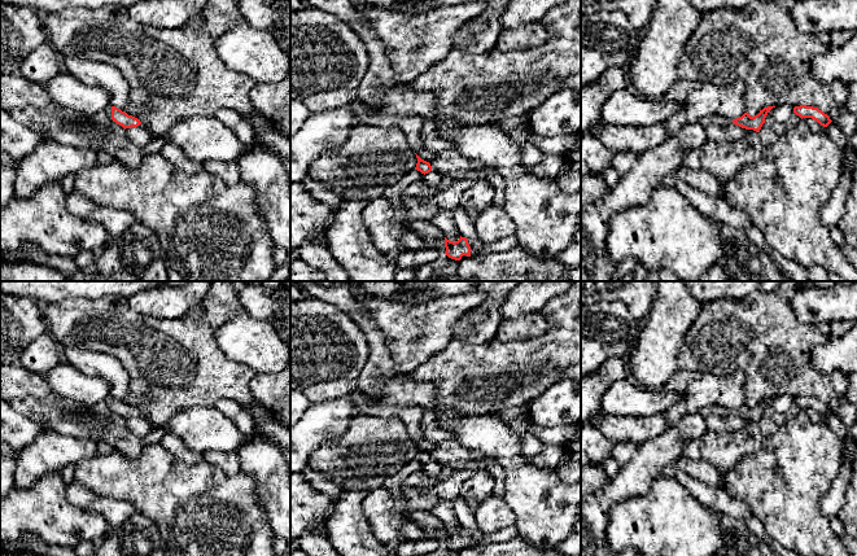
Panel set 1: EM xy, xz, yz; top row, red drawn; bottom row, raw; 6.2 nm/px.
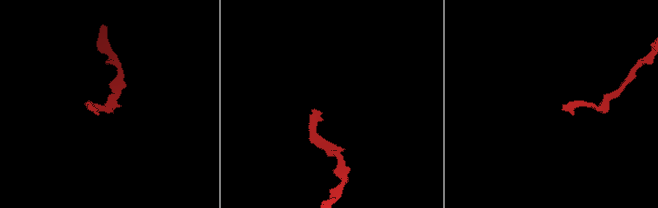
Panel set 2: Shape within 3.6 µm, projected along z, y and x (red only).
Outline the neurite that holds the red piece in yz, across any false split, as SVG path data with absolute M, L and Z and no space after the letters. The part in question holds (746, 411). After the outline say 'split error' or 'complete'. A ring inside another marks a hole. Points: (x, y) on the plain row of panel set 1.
M768 397L764 398L762 400L760 400L760 403L755 407L751 407L747 403L744 403L742 407L736 408L733 411L734 415L745 419L745 420L753 420L756 423L760 423L762 415L765 413L765 408L768 406L768 403L775 397Z | complete

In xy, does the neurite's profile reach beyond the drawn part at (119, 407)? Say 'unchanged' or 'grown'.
grown

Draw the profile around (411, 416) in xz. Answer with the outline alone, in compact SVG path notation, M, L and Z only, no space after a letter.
M359 388L353 390L349 395L351 400L363 408L366 415L375 415L382 417L398 417L406 425L410 438L424 451L432 452L437 443L429 442L421 430L423 407L420 406L379 406L375 397L370 397Z

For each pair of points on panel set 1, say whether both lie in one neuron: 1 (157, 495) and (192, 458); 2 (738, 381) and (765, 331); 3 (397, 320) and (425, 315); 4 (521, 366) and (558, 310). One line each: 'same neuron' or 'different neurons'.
1: different neurons
2: different neurons
3: same neuron
4: same neuron

